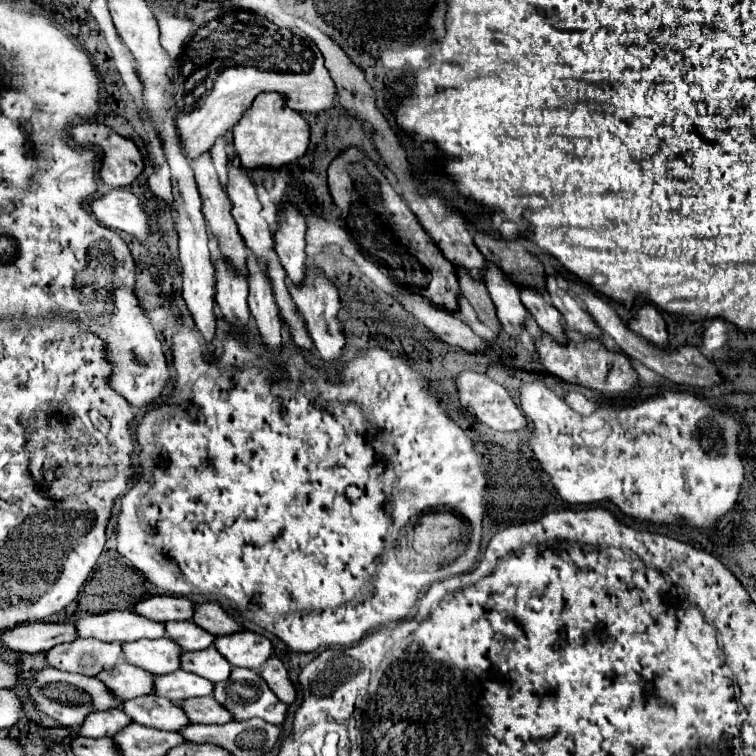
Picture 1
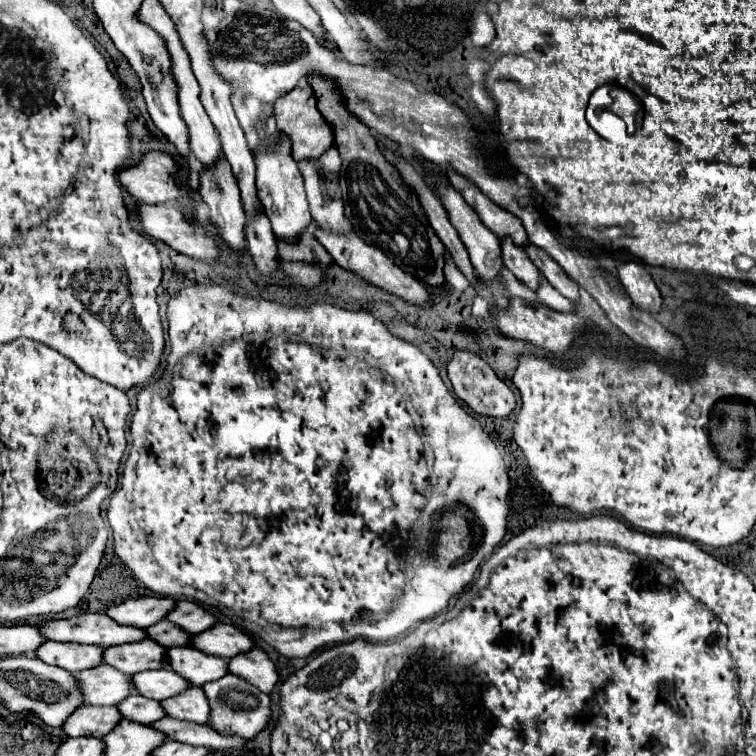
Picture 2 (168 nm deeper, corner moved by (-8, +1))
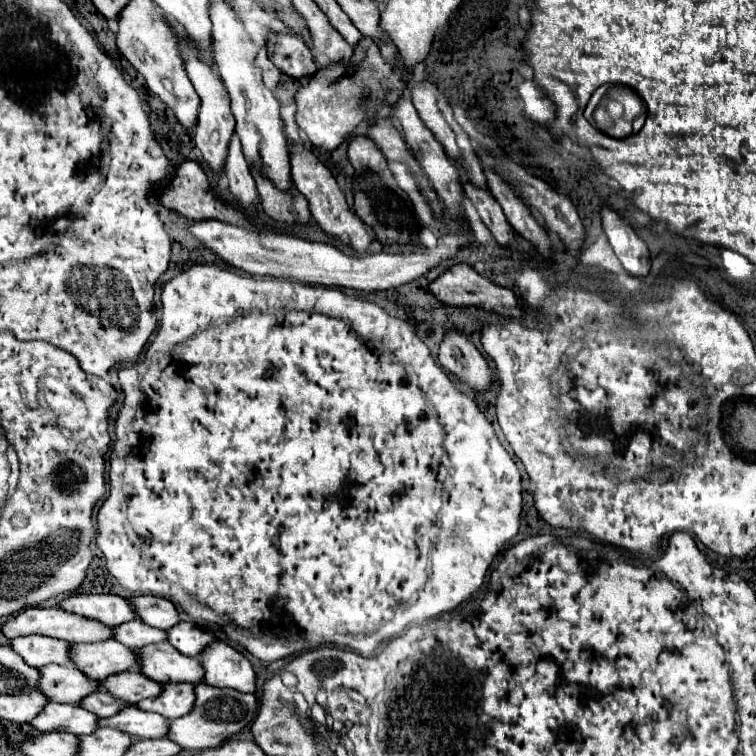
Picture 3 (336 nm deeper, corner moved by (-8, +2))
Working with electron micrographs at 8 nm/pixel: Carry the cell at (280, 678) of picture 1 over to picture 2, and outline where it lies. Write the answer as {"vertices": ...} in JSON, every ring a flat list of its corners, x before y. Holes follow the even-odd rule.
{"vertices":[[252,649,244,655,236,655,228,663,228,671,244,677,248,683,256,685,260,691,272,693,278,683,278,671,272,659,262,649]]}

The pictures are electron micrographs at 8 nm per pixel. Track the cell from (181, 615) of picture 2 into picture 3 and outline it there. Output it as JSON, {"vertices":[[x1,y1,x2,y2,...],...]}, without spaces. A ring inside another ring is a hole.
{"vertices":[[134,596,128,600,128,604,134,610,134,614,148,626,168,630,168,626,174,626,176,622,180,622,176,606,166,598]]}

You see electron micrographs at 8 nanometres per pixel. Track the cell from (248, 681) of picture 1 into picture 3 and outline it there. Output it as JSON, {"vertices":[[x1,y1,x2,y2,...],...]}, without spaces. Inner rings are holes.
{"vertices":[[196,684,194,688,196,700,188,714,168,720,168,732,166,738,176,742,182,750,204,750,204,748,216,748,232,734,238,734,244,726,252,722,256,716,256,696,254,694,242,694,238,690,228,688,216,688,216,686,204,686]]}

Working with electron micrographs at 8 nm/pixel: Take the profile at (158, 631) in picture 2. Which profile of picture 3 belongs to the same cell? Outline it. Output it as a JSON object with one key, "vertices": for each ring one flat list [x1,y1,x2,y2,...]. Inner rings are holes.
{"vertices":[[130,620,116,626,112,638,128,648,138,648,152,642,164,642,164,630,152,630,150,626,144,626,142,622]]}

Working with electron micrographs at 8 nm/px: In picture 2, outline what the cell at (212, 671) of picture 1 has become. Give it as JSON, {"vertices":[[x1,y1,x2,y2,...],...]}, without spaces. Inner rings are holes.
{"vertices":[[172,647,166,651,166,655,168,655,168,665,178,675,182,675,184,679,192,681,192,685,198,687,228,675,228,661,224,661,222,657,212,657,208,653,202,653,194,647]]}

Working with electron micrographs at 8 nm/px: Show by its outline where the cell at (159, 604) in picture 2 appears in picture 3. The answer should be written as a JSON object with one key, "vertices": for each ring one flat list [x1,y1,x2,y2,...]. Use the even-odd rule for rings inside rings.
{"vertices":[[72,594,60,602,60,608,90,620,98,620,106,626,118,626,128,620,136,620,136,614,128,610,128,602,112,594]]}

